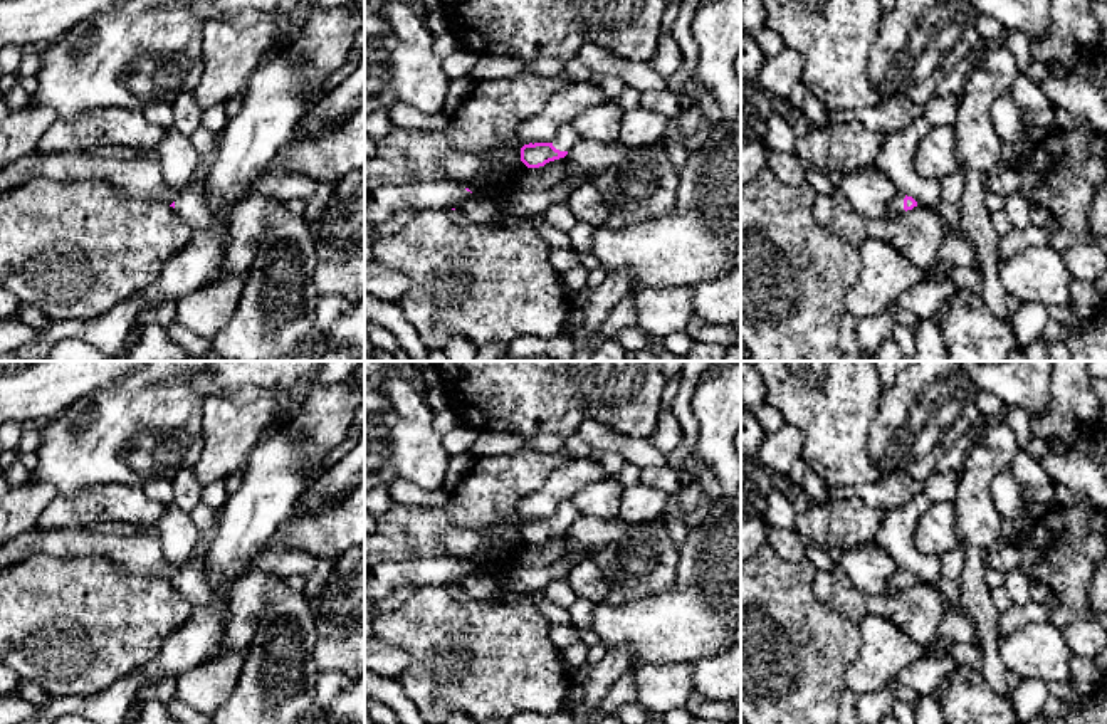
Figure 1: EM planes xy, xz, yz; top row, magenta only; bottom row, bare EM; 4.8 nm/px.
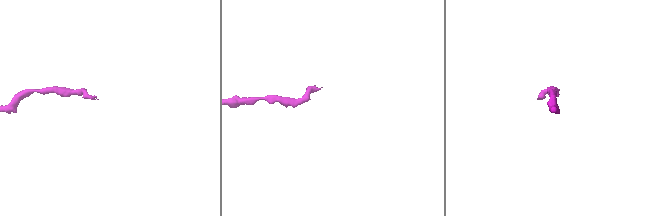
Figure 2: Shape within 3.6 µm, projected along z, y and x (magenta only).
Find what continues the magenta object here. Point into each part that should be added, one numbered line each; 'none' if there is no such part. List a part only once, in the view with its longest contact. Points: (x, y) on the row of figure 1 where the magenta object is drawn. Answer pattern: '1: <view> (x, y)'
1: xz (566, 136)

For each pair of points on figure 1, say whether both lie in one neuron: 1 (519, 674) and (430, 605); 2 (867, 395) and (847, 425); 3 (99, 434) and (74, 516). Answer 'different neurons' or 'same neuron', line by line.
1: same neuron
2: same neuron
3: different neurons

